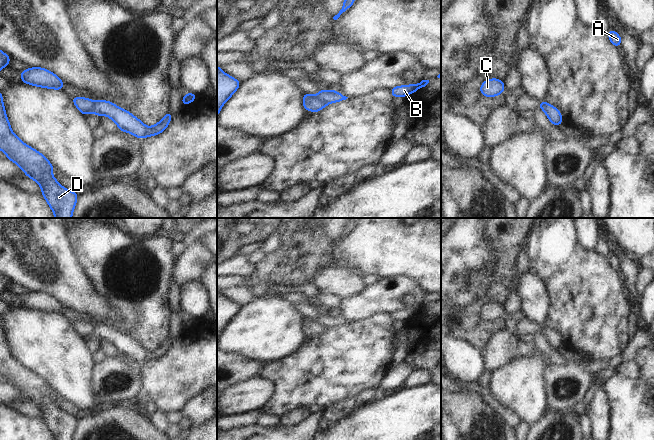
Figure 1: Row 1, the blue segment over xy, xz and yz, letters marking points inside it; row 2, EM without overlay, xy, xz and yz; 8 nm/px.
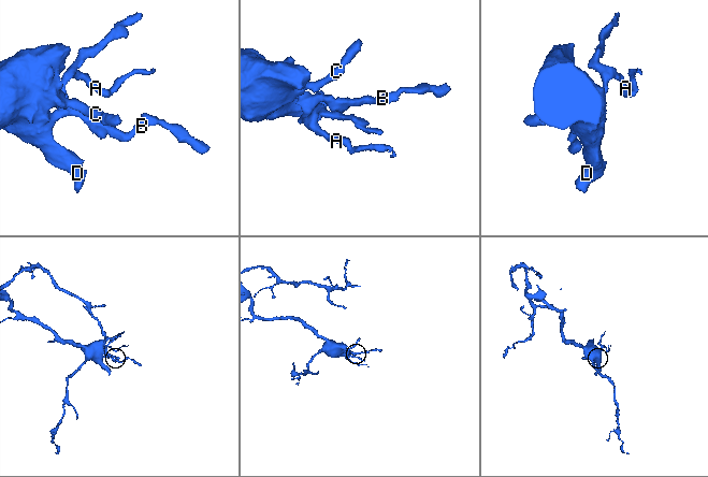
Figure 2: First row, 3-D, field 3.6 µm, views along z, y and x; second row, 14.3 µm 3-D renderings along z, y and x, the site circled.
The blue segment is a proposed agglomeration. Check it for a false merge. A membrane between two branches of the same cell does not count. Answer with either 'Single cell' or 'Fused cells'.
Fused cells.

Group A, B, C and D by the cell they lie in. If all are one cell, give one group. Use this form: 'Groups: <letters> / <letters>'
Groups: A C D / B.

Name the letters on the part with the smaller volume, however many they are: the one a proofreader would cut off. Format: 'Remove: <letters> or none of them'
Remove: B

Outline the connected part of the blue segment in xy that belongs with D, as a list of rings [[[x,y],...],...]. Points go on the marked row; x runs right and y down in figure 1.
[[[0,92],[0,150],[7,155],[7,160],[16,163],[29,178],[35,180],[42,188],[42,195],[51,207],[55,218],[71,218],[78,199],[78,193],[71,192],[52,176],[52,170],[55,169],[47,158],[34,148],[23,143],[11,130],[10,123],[7,119],[5,108]]]

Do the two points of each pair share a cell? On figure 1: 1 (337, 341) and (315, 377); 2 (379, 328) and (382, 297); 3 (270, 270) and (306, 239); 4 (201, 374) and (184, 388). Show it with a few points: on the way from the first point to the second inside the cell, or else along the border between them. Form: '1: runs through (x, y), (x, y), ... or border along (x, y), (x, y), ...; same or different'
1: runs through (337, 350), (337, 355), (324, 368); same
2: border along (389, 313), (373, 313), (358, 321); different
3: runs through (279, 261), (286, 254), (290, 254), (298, 248); same
4: runs through (197, 375), (188, 384); same

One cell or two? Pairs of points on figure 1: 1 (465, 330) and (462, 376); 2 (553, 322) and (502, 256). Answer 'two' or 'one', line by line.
1: two
2: two

